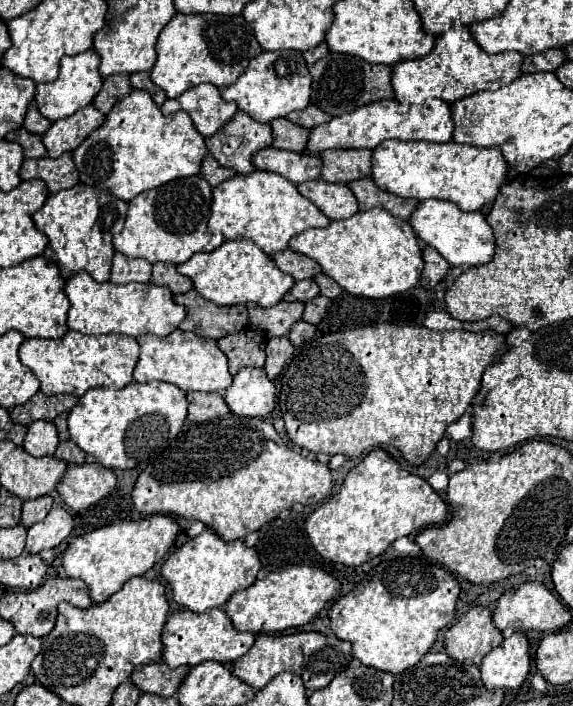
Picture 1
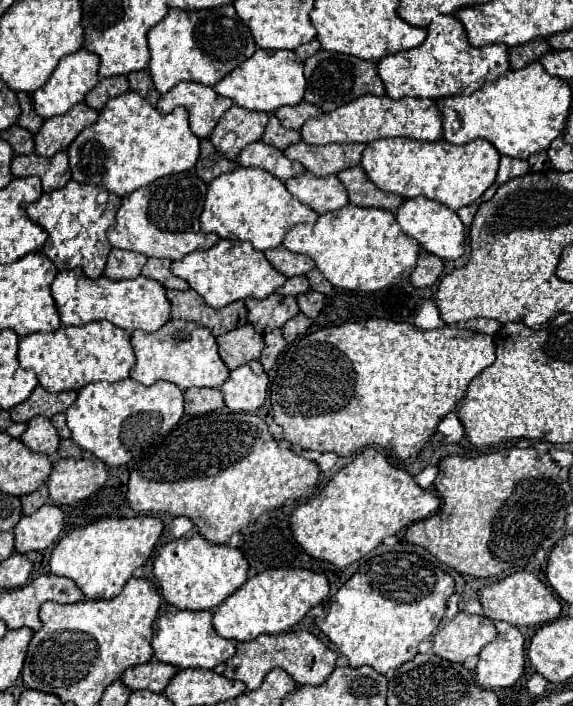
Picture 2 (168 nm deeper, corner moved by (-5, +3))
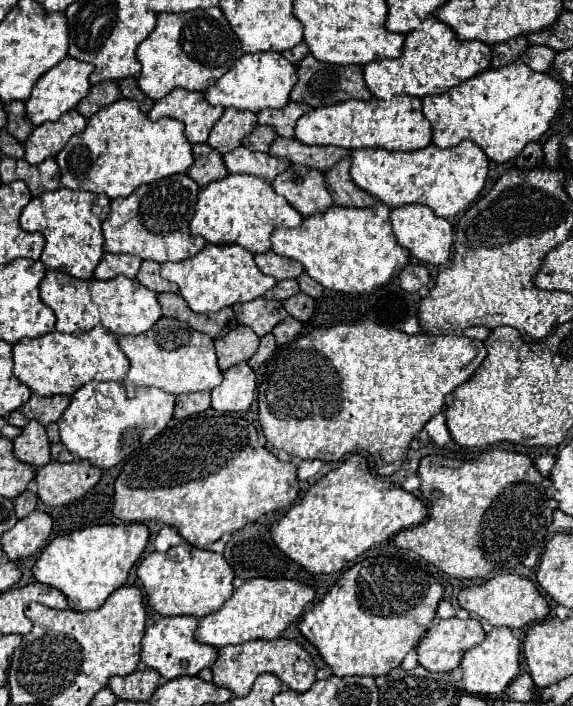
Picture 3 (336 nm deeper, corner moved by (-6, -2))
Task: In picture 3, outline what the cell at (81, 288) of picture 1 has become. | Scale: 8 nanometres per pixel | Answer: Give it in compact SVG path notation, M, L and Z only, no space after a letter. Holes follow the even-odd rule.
M48 270L44 282L40 284L40 298L48 308L52 308L56 316L56 330L60 332L104 326L116 336L142 334L162 316L156 292L150 292L140 282L126 276L116 276L114 280L78 280L60 270Z

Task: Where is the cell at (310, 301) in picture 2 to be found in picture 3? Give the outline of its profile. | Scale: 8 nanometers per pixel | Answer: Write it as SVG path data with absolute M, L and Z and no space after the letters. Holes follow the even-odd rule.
M298 292L296 296L284 300L282 304L284 304L286 312L290 316L294 316L296 320L300 320L300 322L308 322L312 312L314 312L314 300L310 296L304 296L302 292Z

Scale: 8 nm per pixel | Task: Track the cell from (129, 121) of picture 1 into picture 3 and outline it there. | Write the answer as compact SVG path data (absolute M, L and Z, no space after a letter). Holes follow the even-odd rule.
M126 98L100 108L88 118L84 132L72 136L56 154L64 188L106 194L110 200L128 196L140 184L186 172L192 166L192 160L192 146L184 136L182 122L172 118L152 122L140 112L134 100Z

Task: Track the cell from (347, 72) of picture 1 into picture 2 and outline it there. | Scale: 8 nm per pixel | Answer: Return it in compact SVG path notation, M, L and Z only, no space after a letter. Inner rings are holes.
M319 51L317 55L305 61L305 101L319 107L321 111L335 111L341 105L351 103L363 95L385 95L383 81L377 75L377 65L373 61L363 61L353 55L333 53L333 51Z

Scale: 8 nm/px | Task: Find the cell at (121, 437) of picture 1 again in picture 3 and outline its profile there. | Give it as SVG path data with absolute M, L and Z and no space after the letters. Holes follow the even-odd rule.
M86 382L78 388L70 406L64 410L58 428L60 440L74 458L88 460L98 468L112 468L128 458L136 448L152 442L172 418L174 396L158 388L136 388L136 396L128 398L120 382Z

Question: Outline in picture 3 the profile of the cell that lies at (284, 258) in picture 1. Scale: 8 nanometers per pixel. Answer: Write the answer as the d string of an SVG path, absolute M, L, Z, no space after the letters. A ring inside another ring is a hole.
M272 250L268 252L262 252L262 254L256 254L254 256L254 262L258 264L258 268L266 274L266 276L272 276L276 280L284 280L284 278L298 278L304 268L300 262L296 260L290 260L290 258L282 258L278 254L274 254Z

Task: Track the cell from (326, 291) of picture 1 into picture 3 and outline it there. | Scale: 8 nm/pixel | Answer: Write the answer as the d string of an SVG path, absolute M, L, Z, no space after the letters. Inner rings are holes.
M302 274L300 278L296 278L298 286L300 286L300 292L304 292L306 296L310 298L320 298L322 296L322 286L318 282L314 282L308 274Z

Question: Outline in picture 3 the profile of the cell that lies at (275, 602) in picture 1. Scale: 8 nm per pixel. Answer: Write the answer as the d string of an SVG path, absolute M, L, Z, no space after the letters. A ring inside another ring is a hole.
M252 578L246 580L240 588L236 588L220 606L220 610L204 616L194 632L194 638L202 644L210 646L228 646L228 644L244 644L256 638L278 638L288 624L302 616L302 610L308 602L314 600L314 590L296 580L272 580L272 578Z

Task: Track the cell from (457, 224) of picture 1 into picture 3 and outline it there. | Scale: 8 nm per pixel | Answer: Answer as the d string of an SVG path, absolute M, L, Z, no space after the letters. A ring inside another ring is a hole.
M400 206L392 208L390 222L396 242L404 246L416 260L424 264L446 264L452 248L452 224L446 218L438 218L428 206Z

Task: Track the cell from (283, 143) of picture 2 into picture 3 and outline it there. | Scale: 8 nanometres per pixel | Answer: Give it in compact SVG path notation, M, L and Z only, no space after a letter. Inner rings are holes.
M256 126L244 140L242 146L246 146L252 152L268 152L270 144L274 142L276 132L270 126Z

